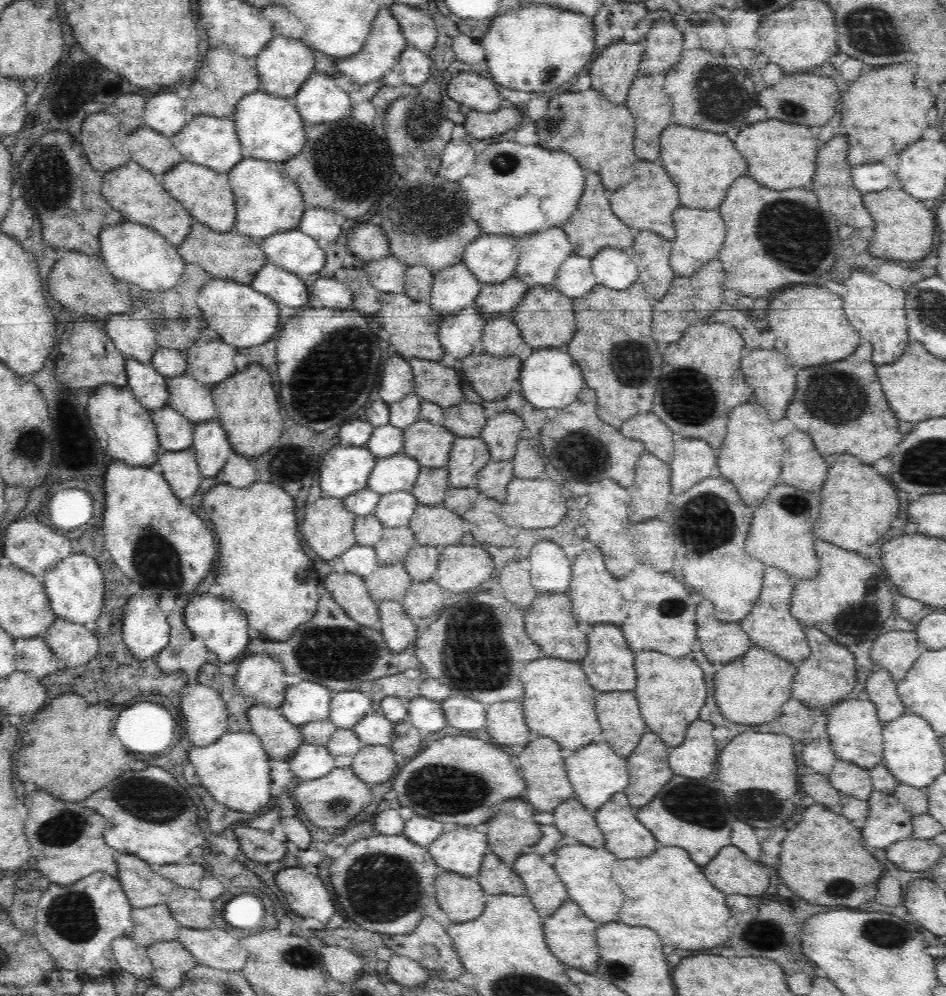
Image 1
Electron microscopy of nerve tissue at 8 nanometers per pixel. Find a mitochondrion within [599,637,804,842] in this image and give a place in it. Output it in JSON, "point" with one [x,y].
{"point":[683,801]}

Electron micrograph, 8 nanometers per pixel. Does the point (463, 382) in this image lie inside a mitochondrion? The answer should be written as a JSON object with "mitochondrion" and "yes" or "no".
{"mitochondrion":"no"}

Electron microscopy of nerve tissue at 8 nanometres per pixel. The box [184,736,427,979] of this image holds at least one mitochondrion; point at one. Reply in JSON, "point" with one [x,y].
{"point":[297,956]}

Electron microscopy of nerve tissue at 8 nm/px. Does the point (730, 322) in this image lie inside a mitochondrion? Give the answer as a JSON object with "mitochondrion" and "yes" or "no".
{"mitochondrion":"no"}

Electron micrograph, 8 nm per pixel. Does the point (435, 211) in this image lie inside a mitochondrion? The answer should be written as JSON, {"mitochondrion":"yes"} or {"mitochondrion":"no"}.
{"mitochondrion":"yes"}

